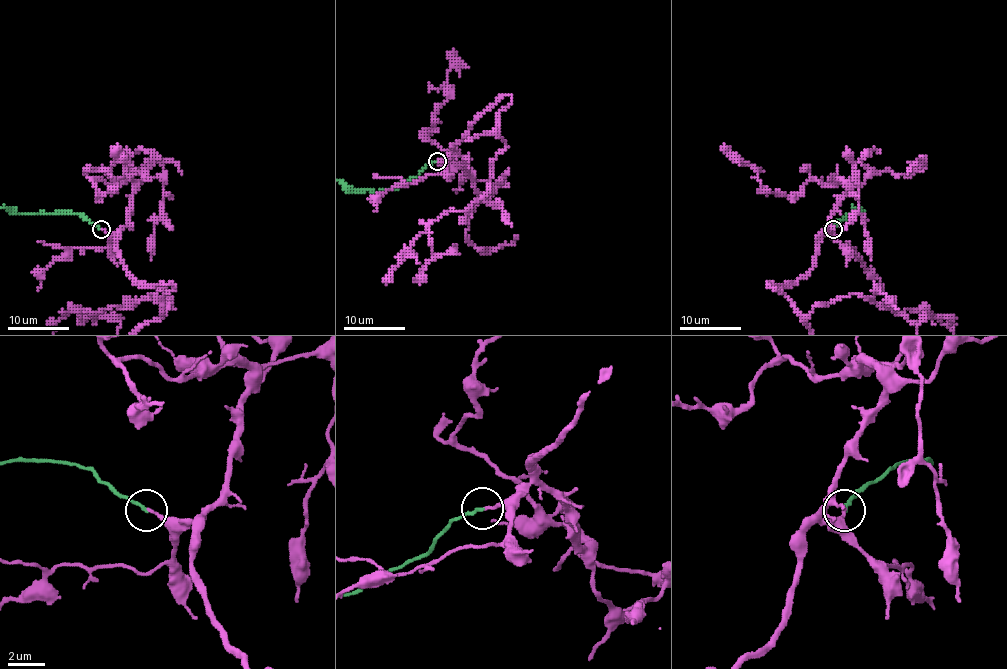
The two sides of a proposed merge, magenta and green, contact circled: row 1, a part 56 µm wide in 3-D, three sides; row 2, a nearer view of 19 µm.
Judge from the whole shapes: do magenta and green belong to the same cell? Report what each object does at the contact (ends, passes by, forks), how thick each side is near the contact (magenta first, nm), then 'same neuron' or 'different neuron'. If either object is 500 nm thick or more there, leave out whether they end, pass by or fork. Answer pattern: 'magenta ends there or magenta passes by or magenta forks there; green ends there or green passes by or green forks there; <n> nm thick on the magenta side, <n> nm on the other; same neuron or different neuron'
magenta ends there; green ends there; 170 nm thick on the magenta side, 180 nm on the other; same neuron

